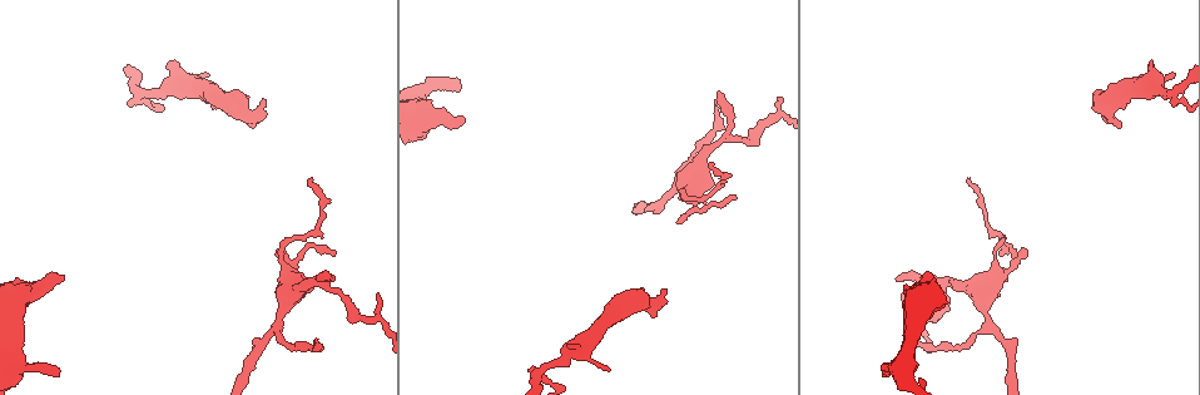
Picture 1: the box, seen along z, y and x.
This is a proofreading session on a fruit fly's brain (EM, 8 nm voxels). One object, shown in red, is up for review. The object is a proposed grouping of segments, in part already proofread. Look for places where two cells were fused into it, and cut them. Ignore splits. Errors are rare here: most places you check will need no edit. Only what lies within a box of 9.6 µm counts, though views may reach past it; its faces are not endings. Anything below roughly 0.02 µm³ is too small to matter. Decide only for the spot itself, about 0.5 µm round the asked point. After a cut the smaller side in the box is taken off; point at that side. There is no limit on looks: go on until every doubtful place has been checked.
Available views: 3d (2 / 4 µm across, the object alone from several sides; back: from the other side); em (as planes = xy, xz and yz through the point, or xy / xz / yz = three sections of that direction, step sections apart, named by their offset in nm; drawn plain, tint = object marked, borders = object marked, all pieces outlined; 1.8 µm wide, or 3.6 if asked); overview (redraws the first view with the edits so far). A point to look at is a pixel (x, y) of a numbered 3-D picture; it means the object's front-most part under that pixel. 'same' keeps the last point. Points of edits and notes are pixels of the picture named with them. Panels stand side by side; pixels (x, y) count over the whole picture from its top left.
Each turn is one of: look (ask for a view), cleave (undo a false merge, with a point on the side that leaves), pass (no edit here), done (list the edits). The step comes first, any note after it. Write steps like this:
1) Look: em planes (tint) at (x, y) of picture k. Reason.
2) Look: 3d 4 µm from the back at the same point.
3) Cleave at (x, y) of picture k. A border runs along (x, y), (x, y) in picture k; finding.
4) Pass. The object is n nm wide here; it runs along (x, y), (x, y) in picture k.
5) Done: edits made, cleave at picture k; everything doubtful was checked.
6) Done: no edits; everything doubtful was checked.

Look: 3d 2 µm at (543, 376) of picture 1. Sudden change in width.

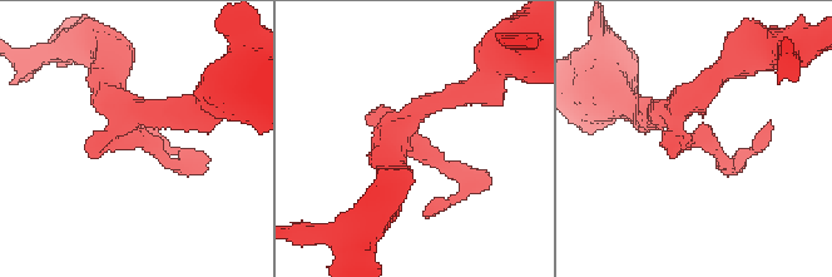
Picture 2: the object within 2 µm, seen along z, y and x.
Look: em yz step 8 (borders) at (130, 130) of picture 2. Shape alone is not enough.

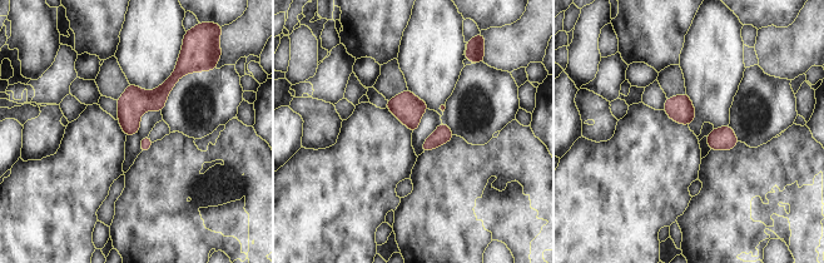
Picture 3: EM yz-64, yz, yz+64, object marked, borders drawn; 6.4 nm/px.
Look: em xz step 4 (borders) at the same point. Cut it another way.

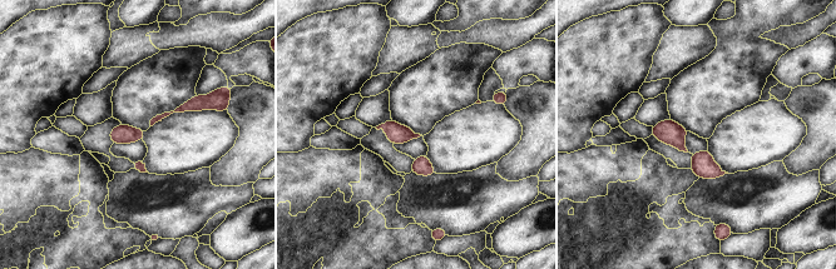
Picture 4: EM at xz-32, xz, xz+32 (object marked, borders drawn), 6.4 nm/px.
Pass. One cell here.

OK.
Look: em 3.6 µm xy step 4 (tint) at (691, 192) of picture 1. Two arms at a narrow angle.

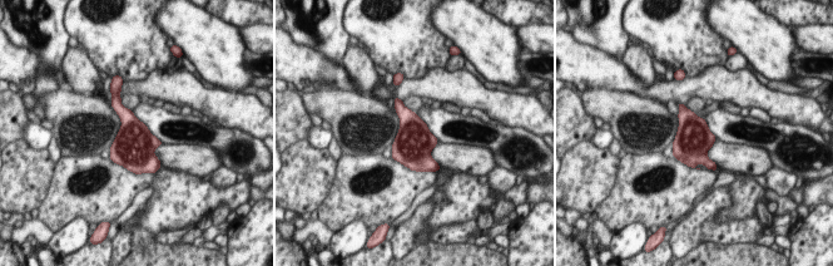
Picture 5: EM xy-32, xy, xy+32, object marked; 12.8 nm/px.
Look: em 3.6 µm planes (tint) at the same point.

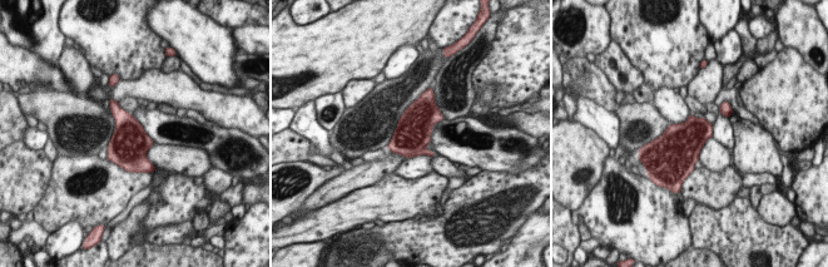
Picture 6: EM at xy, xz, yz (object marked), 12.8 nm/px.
Pass. The object is 460 nm wide here; all the same cell.

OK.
Look: em planes (tint) at (952, 284) of picture 1. Three arms meet.

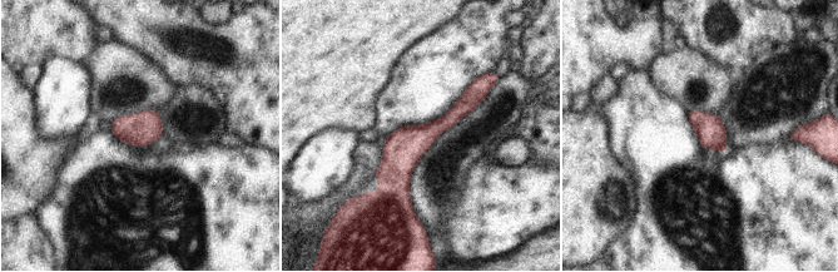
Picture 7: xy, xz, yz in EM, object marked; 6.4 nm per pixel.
Pass. It runs along (477, 83), (400, 162), (407, 206) in picture 7; all the same cell.

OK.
Look: 3d 2 µm from the back at (276, 323) of picture 1. Thick turns thin.

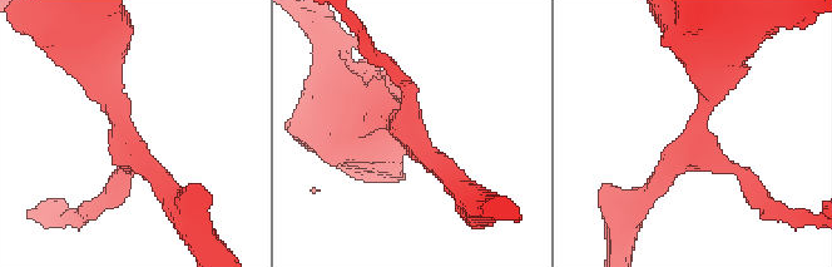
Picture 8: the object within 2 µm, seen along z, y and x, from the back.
Look: em planes (tint) at (121, 139) of picture 8. 3 arms meet here.

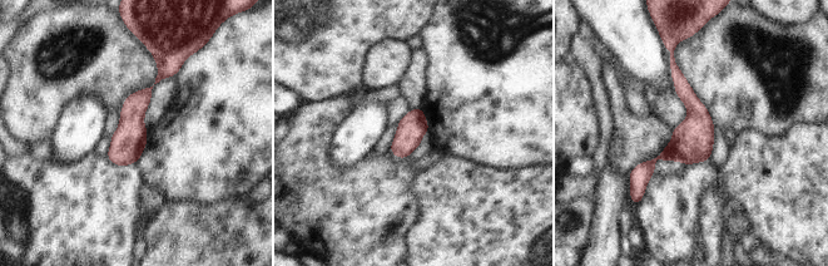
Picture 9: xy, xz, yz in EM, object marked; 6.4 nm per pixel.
Pass. The object is 180 nm wide here; it runs along (673, 64), (693, 128), (636, 178) in picture 9; continuous, no second cell.

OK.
Done: no edits; everything doubtful was checked.

